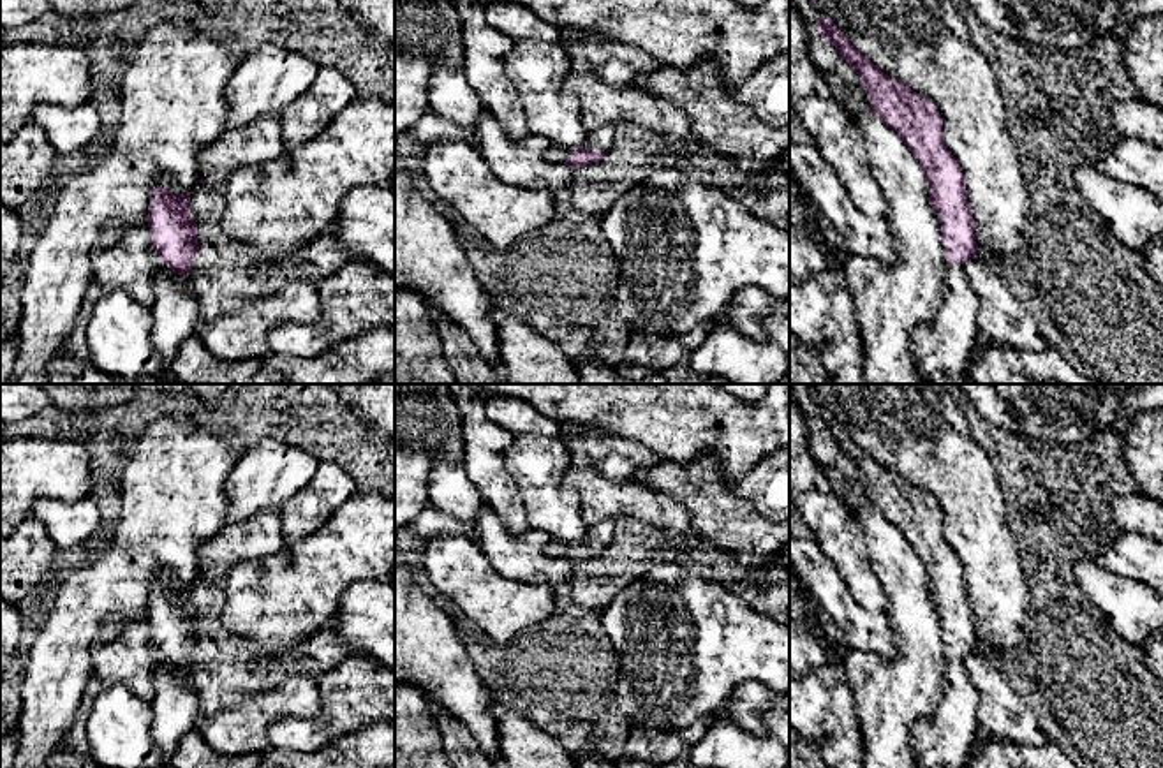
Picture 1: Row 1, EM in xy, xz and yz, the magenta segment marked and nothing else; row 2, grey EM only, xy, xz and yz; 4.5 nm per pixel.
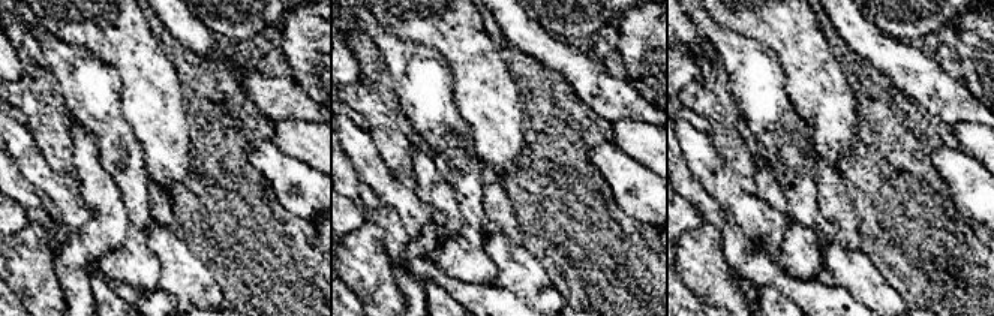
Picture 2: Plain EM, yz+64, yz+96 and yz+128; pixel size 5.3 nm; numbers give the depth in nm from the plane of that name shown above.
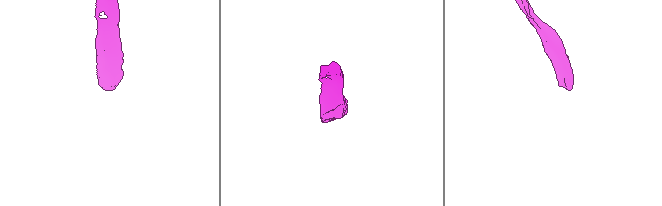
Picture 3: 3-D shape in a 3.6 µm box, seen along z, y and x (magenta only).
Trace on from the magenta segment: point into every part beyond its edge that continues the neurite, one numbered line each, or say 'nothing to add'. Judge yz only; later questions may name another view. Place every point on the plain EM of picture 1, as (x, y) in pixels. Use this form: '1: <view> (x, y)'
1: yz (943, 740)

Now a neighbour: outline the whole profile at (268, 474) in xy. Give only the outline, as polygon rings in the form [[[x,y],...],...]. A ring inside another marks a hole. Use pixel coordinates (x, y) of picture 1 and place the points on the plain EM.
[[[264,439],[243,451],[226,479],[226,523],[245,523],[261,511],[280,511],[314,477],[319,460],[310,453]]]

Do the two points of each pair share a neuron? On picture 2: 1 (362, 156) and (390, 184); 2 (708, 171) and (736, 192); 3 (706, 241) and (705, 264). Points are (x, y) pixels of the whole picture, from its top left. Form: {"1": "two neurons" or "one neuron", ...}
{"1": "one neuron", "2": "one neuron", "3": "one neuron"}

